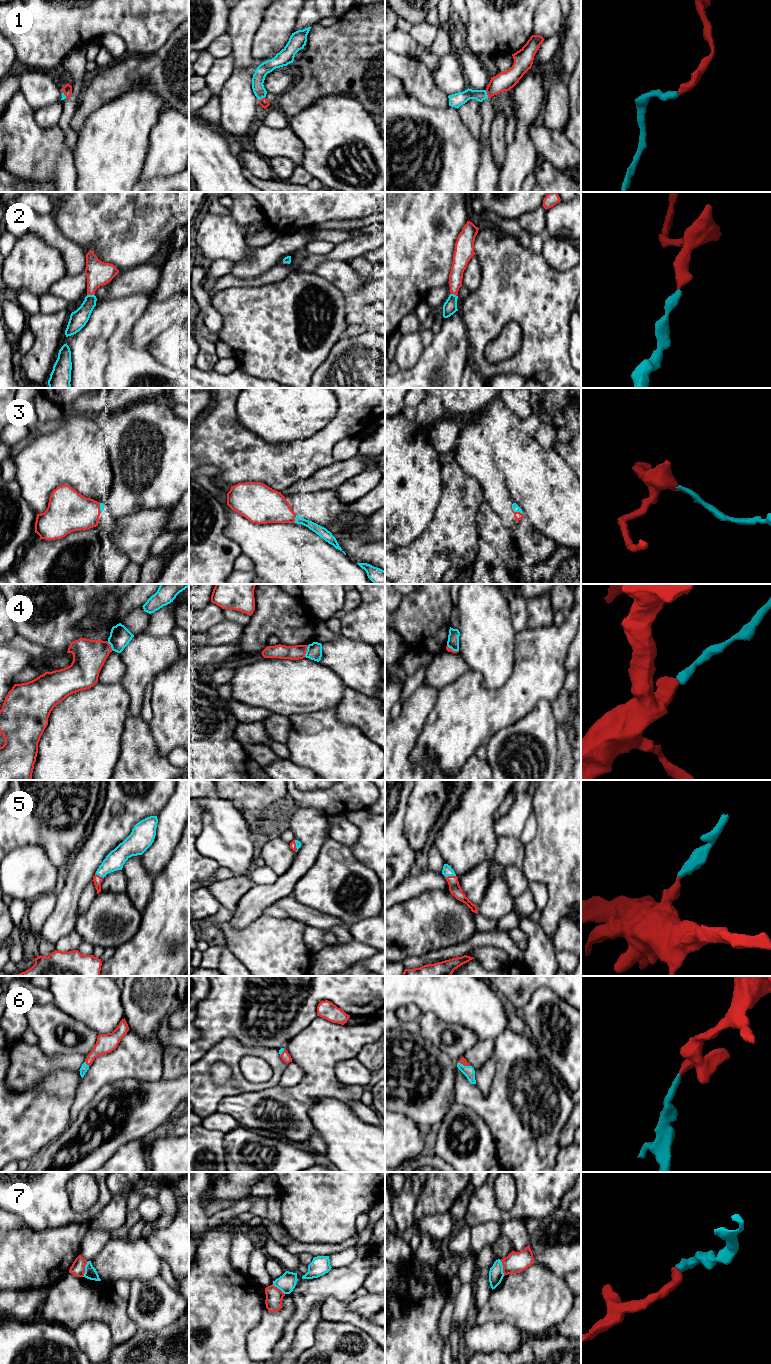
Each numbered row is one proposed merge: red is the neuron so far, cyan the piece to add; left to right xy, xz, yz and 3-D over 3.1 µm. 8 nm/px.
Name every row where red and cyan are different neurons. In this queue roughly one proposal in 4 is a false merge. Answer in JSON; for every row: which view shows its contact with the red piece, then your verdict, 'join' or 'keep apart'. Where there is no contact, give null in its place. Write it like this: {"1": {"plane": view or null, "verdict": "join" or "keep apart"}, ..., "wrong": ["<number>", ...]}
{"1": {"plane": "yz", "verdict": "join"}, "2": {"plane": "xy", "verdict": "join"}, "3": {"plane": "yz", "verdict": "join"}, "4": {"plane": "xz", "verdict": "keep apart"}, "5": {"plane": "yz", "verdict": "join"}, "6": {"plane": "xy", "verdict": "join"}, "7": {"plane": "xy", "verdict": "keep apart"}, "wrong": ["4", "7"]}

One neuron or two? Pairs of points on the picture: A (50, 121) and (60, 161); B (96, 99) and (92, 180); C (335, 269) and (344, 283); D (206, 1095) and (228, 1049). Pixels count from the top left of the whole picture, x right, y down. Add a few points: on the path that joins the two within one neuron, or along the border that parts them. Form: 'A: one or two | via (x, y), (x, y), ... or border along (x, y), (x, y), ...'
A: two | border along (33, 113), (34, 120), (41, 127), (56, 126)
B: two | border along (117, 98), (95, 109), (86, 118), (81, 127)
C: one | via (338, 272), (344, 280)
D: one | via (204, 1082), (204, 1066), (215, 1055)

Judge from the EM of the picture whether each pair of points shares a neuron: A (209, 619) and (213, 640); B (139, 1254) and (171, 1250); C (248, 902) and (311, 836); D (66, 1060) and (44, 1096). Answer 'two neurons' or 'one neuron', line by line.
A: two neurons
B: two neurons
C: one neuron
D: two neurons

